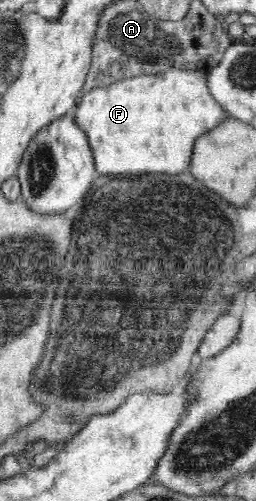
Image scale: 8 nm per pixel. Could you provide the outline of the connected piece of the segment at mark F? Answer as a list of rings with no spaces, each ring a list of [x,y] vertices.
[[[168,69],[151,76],[136,76],[118,81],[109,86],[86,91],[76,109],[76,122],[86,132],[97,174],[169,174],[188,171],[194,144],[204,133],[227,120],[230,115],[216,100],[208,86],[207,70]]]

